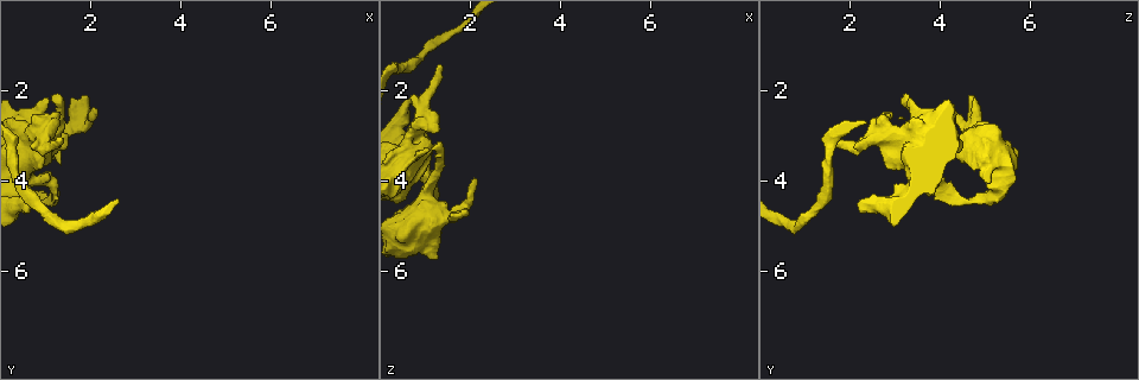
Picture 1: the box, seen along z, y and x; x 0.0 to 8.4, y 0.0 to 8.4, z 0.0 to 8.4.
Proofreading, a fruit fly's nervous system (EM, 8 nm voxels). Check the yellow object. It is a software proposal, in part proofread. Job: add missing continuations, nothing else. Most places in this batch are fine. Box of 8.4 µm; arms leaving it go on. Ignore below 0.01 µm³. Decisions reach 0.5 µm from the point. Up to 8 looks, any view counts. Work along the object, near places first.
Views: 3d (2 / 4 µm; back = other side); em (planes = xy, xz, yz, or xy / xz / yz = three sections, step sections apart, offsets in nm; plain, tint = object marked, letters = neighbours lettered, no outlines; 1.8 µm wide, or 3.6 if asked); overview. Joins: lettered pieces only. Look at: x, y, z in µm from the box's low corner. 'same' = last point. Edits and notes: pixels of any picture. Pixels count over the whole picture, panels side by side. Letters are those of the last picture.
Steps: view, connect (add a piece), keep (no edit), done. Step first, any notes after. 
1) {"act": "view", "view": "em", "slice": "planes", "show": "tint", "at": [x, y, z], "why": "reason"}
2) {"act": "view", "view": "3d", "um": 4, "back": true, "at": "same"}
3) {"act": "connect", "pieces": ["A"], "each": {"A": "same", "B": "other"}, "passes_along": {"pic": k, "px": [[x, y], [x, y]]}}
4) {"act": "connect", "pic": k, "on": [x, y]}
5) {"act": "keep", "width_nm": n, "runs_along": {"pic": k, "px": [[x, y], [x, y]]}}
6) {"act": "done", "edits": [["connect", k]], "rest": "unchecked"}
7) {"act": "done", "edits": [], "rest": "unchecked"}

{"act": "view", "view": "em", "um": 3.6, "slice": "xz", "step": 16, "show": "tint", "at": [0.95, 3.20, 4.65], "why": "sharp bend"}

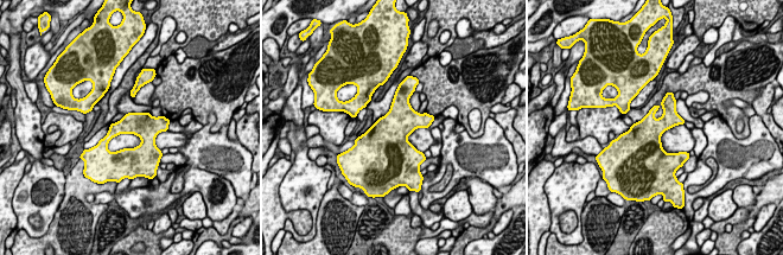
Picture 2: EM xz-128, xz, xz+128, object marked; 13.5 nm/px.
{"act": "view", "view": "em", "um": 3.6, "slice": "planes", "show": "letters", "at": "same"}

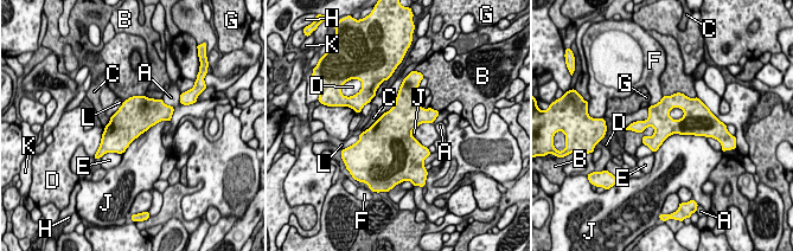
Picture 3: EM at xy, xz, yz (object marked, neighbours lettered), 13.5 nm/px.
{"act": "keep", "each": {"A": "other", "B": "other", "C": "other", "D": "other", "E": "other", "F": "other", "G": "other", "H": "other", "J": "other", "K": "other", "L": "other"}, "border": {"pic": 3, "px": [[703, 135], [671, 134], [654, 153]]}, "found": "none of them fits"}

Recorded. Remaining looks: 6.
{"act": "view", "view": "3d", "um": 2, "at": [0.65, 4.60, 2.20]}

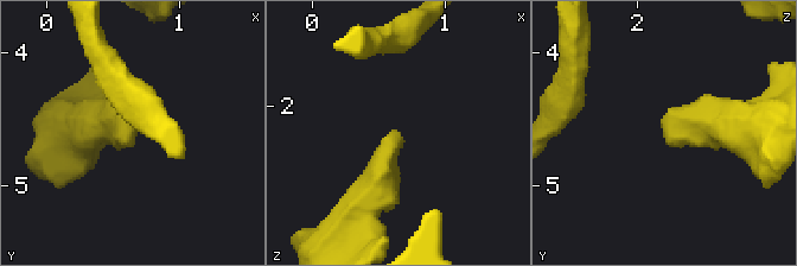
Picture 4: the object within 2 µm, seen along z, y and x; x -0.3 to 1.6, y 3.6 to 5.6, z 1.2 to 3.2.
{"act": "view", "view": "em", "slice": "xy", "step": 4, "show": "letters", "at": [0.64, 4.58, 2.20]}

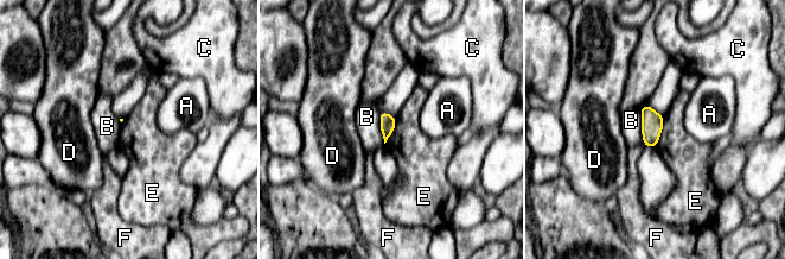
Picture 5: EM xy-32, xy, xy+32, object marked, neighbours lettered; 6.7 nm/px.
{"act": "view", "view": "em", "slice": "planes", "show": "letters", "at": "same"}

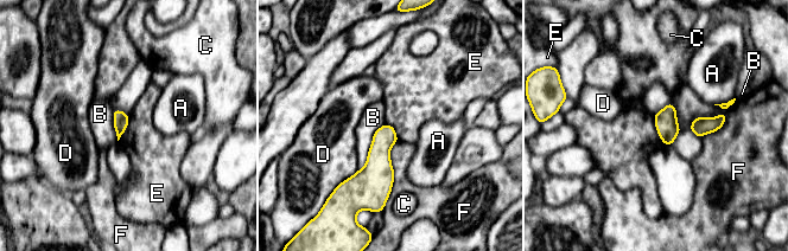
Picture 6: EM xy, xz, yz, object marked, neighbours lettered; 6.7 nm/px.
{"act": "keep", "each": {"A": "other", "B": "other", "C": "other", "D": "other", "E": "other", "F": "other"}, "border": {"pic": 6, "px": [[653, 115], [655, 129], [663, 143]]}, "found": "no lettered piece goes on from it"}

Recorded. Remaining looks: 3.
{"act": "view", "view": "em", "slice": "planes", "show": "letters", "at": [1.40, 3.10, 1.50]}

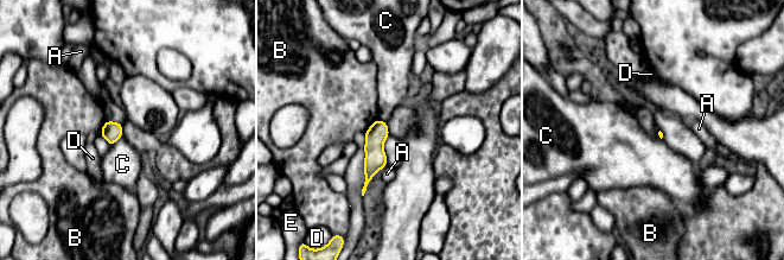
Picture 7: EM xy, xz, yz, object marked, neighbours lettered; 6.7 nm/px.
{"act": "keep", "each": {"A": "other", "B": "other", "C": "other", "D": "other", "E": "other"}, "border": {"pic": 7, "px": [[122, 135], [110, 146]]}, "found": "none of them fits"}

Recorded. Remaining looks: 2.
{"act": "done", "edits": [], "rest": "unchecked"}

